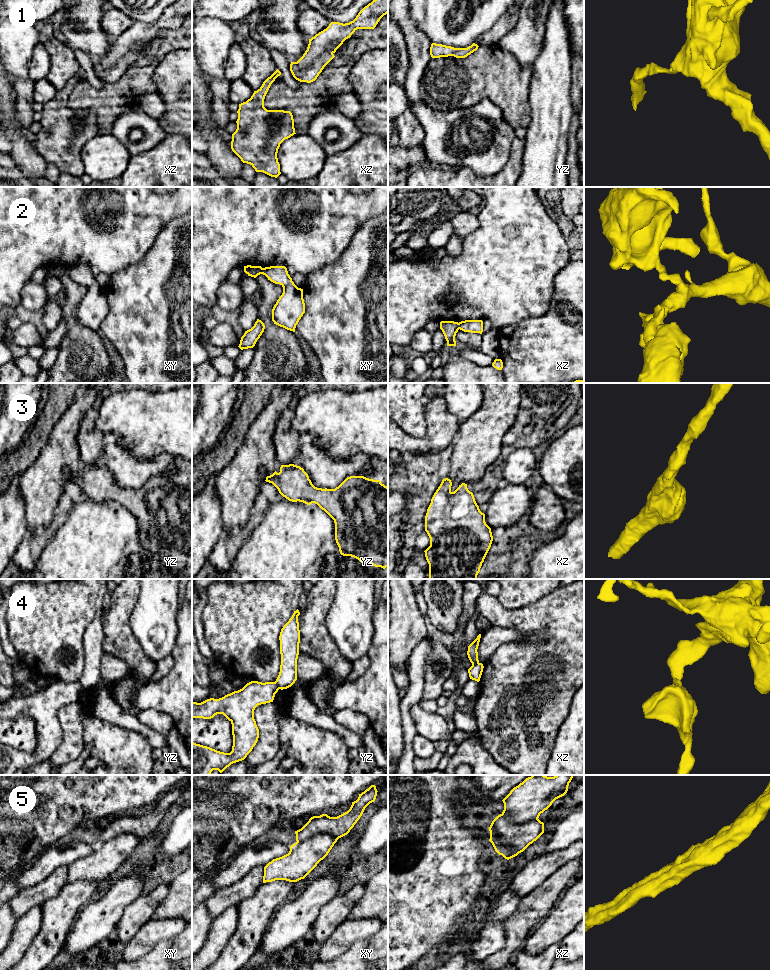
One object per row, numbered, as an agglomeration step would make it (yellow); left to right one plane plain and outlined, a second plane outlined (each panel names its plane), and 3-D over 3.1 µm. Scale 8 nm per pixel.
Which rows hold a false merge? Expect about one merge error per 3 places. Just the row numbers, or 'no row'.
2, 4, 5

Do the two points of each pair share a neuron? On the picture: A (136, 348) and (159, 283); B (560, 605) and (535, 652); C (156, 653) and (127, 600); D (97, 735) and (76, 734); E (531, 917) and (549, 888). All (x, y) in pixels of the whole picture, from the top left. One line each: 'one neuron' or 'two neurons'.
A: one neuron
B: one neuron
C: two neurons
D: two neurons
E: one neuron

